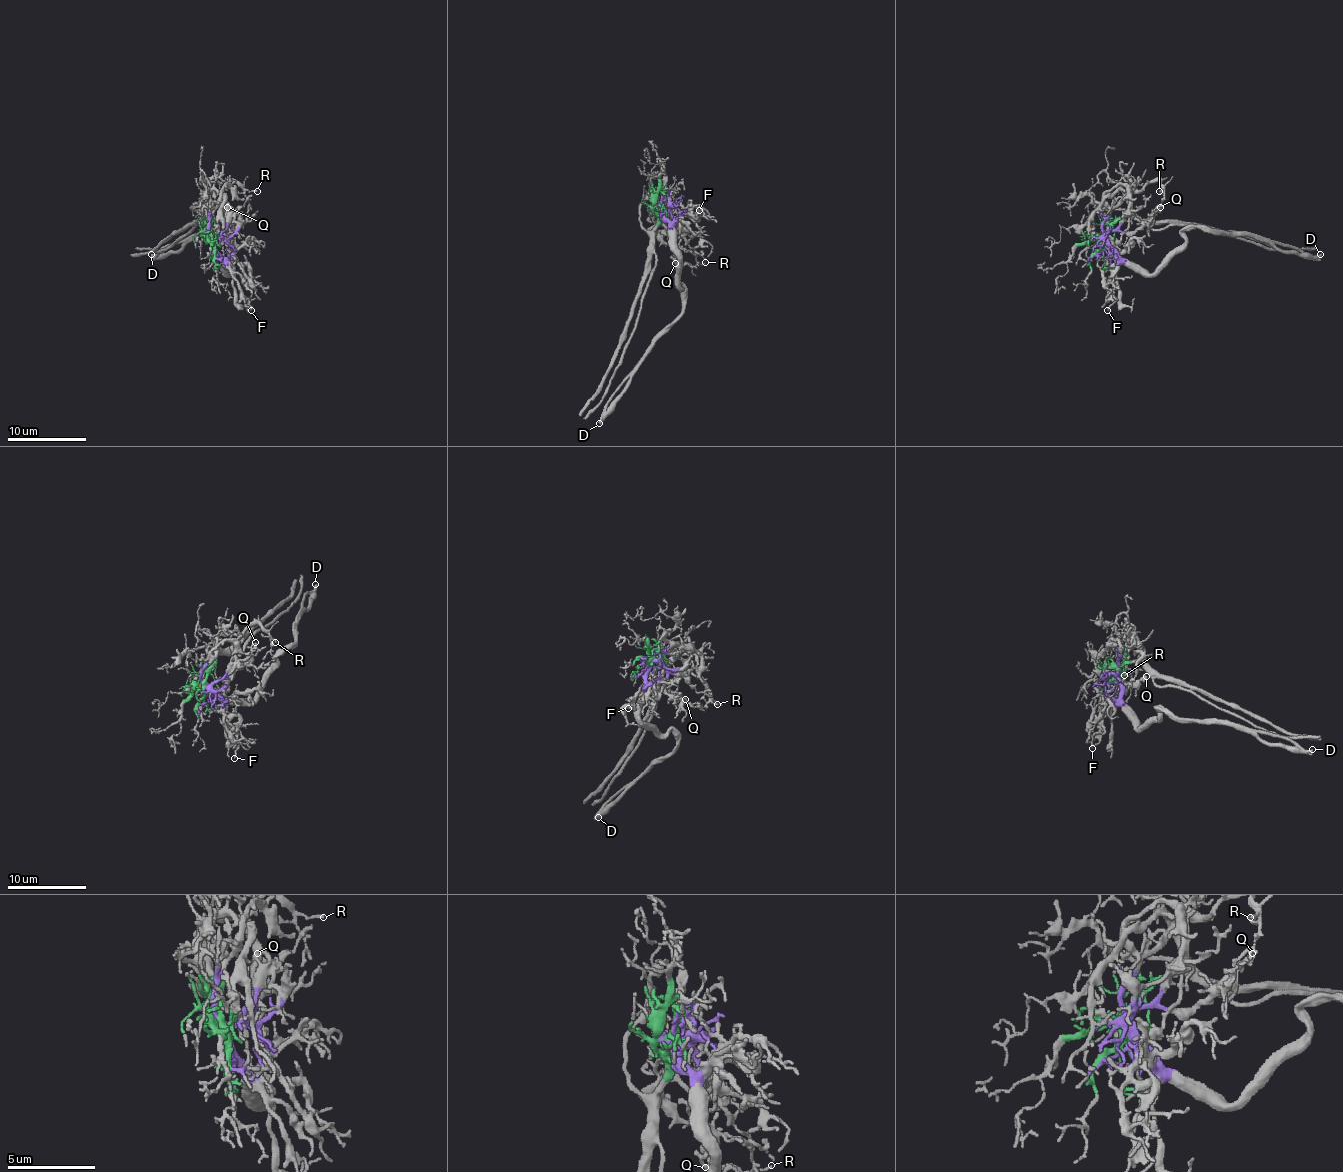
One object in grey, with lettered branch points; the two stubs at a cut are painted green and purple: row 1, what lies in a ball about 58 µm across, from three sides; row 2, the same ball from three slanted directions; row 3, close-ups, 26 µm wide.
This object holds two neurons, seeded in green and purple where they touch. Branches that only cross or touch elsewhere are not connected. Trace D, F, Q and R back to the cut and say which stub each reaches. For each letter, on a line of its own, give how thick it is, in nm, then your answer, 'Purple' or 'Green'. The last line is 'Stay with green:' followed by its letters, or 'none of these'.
D: Thickness 340 nm. Purple
F: Thickness 120 nm. Purple
Q: Thickness 240 nm. Purple
R: Thickness 120 nm. Purple
Stay with green: none of these

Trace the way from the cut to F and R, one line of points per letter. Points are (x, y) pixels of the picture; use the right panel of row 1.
F: (1102, 243), (1118, 258), (1108, 282), (1112, 304), (1108, 310)
R: (1102, 243), (1112, 231), (1135, 231), (1151, 219), (1151, 213), (1161, 203), (1163, 191), (1159, 191)

